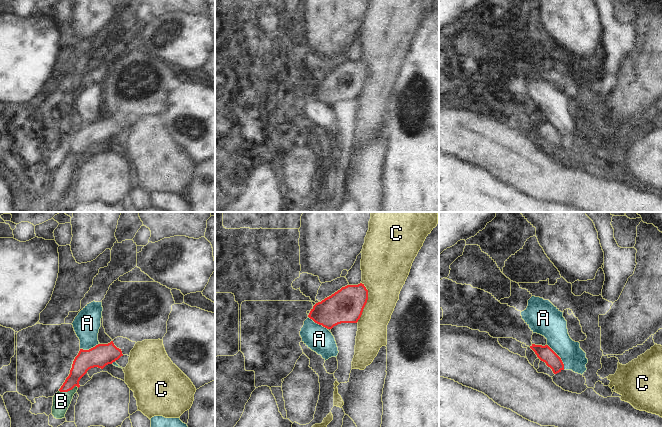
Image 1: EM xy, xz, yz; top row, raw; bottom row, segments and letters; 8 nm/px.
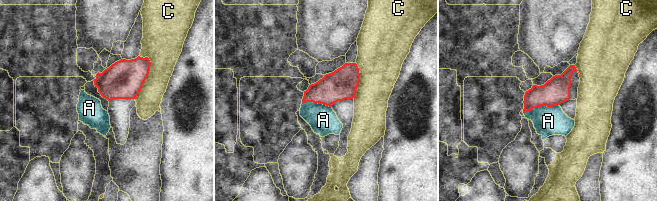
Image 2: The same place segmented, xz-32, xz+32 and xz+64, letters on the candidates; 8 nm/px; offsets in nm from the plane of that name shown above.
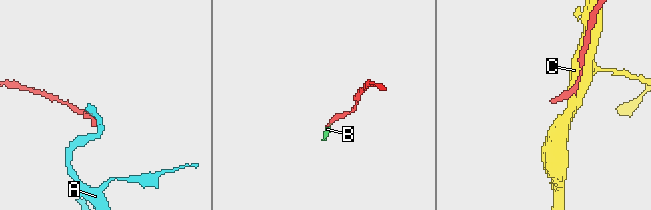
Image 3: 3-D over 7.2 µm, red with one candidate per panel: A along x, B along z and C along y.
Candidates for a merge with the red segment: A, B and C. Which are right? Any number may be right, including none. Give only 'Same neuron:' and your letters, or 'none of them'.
Same neuron: B

